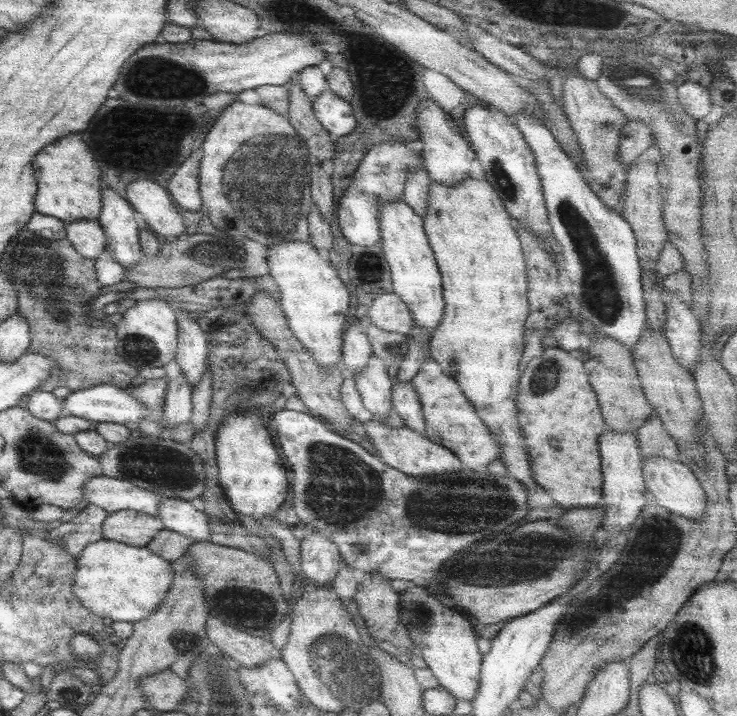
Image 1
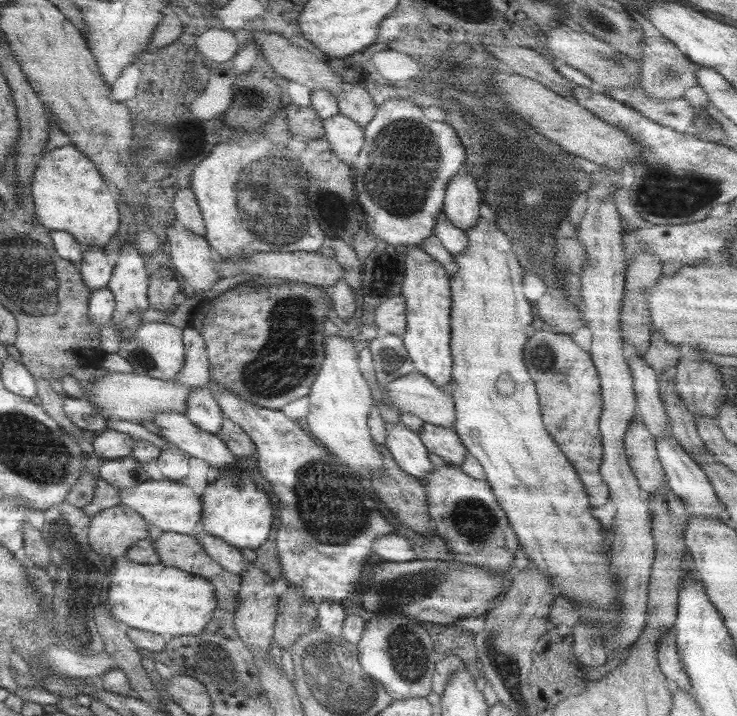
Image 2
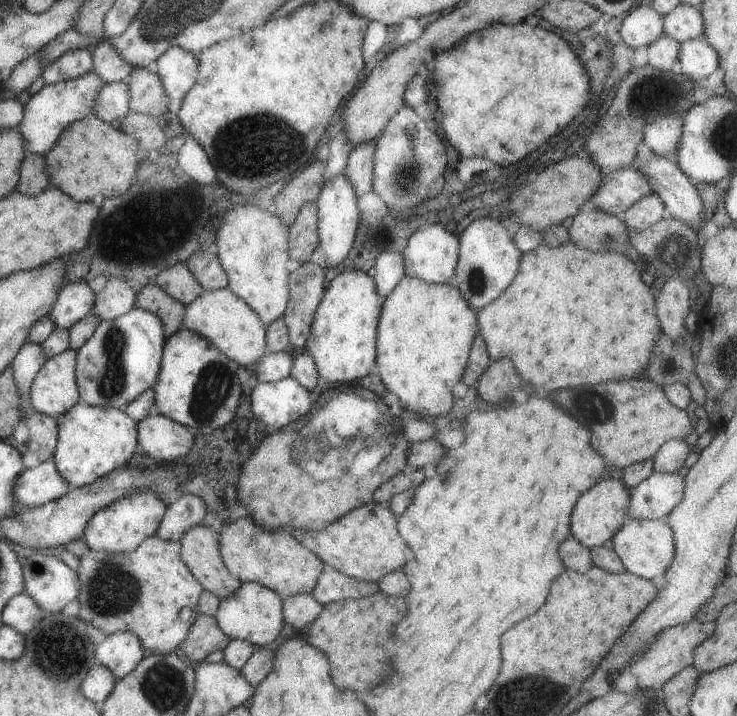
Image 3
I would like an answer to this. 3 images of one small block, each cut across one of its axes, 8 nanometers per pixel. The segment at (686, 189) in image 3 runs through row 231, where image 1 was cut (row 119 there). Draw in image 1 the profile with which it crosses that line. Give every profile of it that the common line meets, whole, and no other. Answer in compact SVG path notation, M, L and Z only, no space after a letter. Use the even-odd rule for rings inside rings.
M683 82L677 86L677 102L683 106L685 114L697 122L711 110L713 94L695 82Z

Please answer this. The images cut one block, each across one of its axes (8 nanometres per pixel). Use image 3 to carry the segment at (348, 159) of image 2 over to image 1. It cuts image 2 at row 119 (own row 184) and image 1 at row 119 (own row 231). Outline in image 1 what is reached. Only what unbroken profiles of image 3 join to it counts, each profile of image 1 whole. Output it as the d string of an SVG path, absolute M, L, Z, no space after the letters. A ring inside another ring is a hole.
M327 88L313 102L313 112L315 112L317 122L329 132L331 140L347 136L355 128L355 122L357 122L353 118L353 110L349 102L339 98Z

